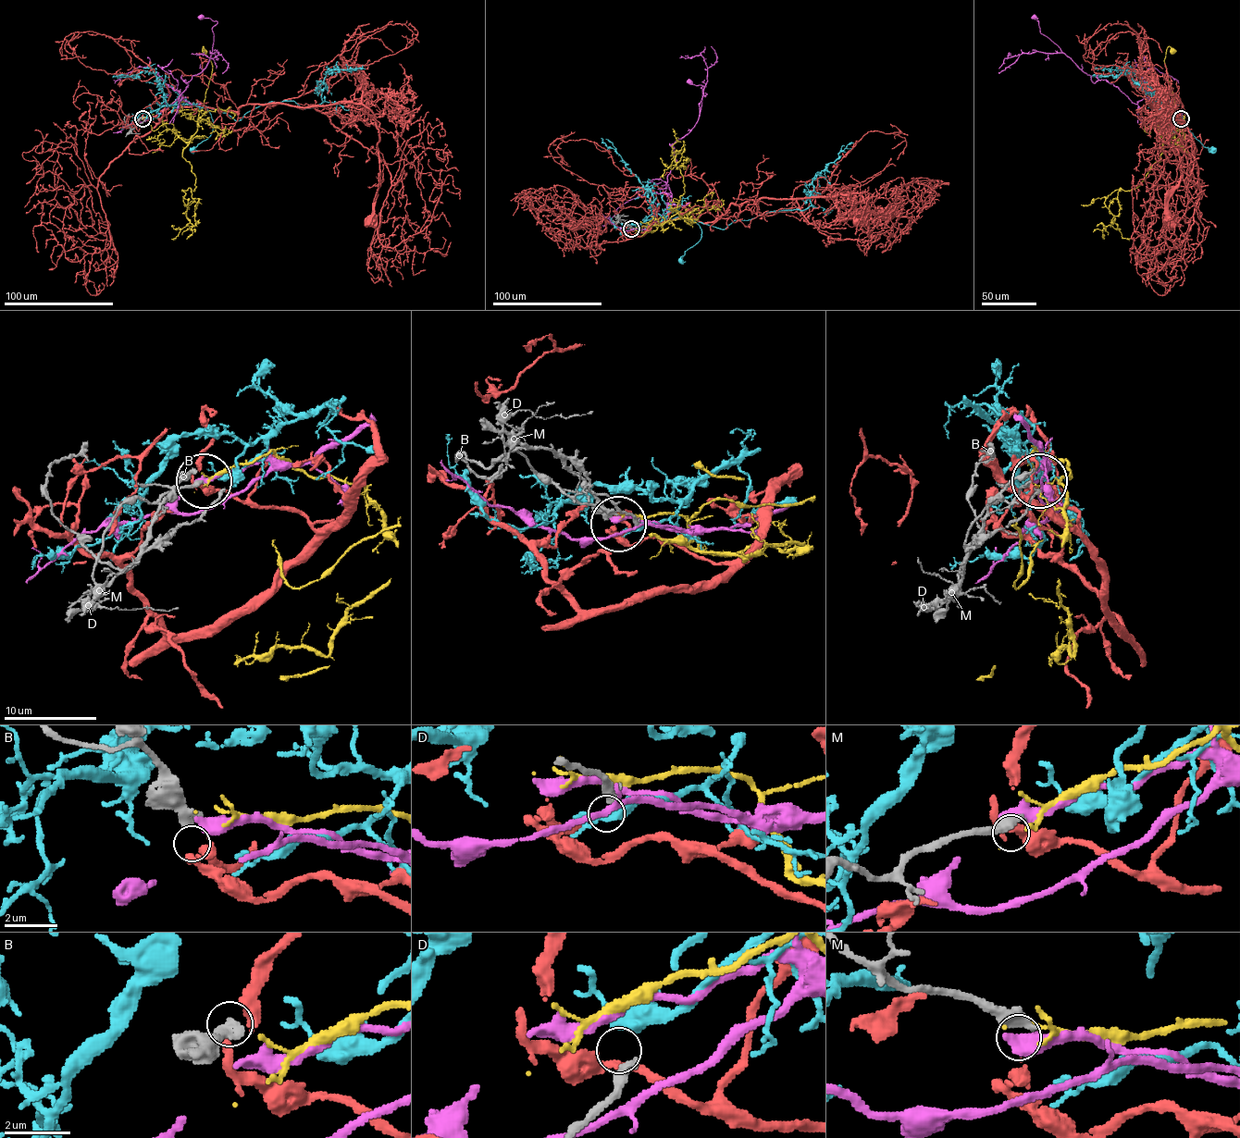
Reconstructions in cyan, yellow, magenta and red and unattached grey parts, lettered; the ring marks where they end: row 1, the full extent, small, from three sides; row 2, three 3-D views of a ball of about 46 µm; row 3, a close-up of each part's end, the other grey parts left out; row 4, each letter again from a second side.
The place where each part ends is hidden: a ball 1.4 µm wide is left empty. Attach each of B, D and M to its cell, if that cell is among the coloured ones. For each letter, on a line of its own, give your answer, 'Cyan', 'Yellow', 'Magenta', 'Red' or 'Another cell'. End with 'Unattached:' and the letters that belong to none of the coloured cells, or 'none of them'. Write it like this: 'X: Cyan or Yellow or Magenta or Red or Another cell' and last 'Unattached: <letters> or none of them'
B: Red
D: Cyan
M: Magenta
Unattached: none of them

